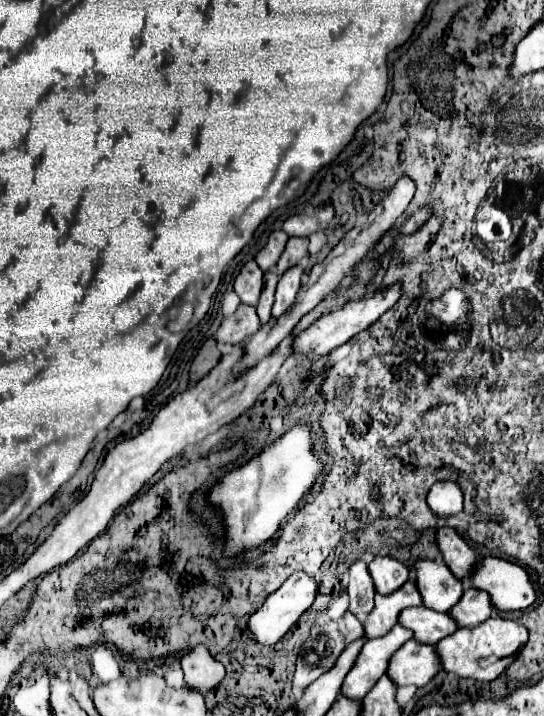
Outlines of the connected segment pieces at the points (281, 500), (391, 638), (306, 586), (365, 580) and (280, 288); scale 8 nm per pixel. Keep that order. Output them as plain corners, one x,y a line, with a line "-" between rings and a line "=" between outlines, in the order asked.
293,426
245,466
227,472
211,490
207,500
225,516
227,556
237,556
243,550
261,546
277,536
279,524
305,500
323,470
323,464
311,448
311,426
=
397,624
391,628
389,634
369,640
363,646
351,672
345,676
341,694
355,698
355,700
363,698
377,684
377,680
387,672
387,668
389,668
387,664
389,664
393,652
397,652
397,648
401,648
411,638
413,638
413,632
409,632
401,624
=
295,572
295,574
291,574
291,576
283,582
283,586
281,586
277,592
269,594
267,600
263,602
263,606
261,606
255,614
251,614
249,624
247,624
247,628
249,628
249,632
251,632
251,638
253,638
257,644
263,644
263,646
271,646
271,644
279,642
279,640
285,636
285,632
299,620
299,616
313,604
313,600
315,600
315,590
317,590
315,578
309,578
305,572
=
357,560
349,568
347,594
349,594
349,600
351,600
349,610
363,624
365,616
369,616
369,612
373,610
373,598
375,598
373,578
371,578
371,574
367,570
367,564
363,560
=
295,266
295,268
289,268
281,278
279,278
279,284
277,284
277,294
275,294
275,304
273,304
273,318
277,316
283,316
293,300
295,300
295,294
299,290
299,276
301,276
301,266

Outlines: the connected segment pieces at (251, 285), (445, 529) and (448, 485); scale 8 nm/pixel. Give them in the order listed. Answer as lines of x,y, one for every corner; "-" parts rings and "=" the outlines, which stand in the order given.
255,260
247,262
241,268
241,272
235,278
233,288
235,288
237,296
241,298
241,302
245,302
249,306
255,306
259,302
259,294
263,288
263,272
=
441,526
437,534
439,548
443,552
445,564
449,570
459,578
465,580
473,574
475,564
477,564
477,554
467,546
467,542
451,528
451,526
=
439,482
431,488
427,504
439,518
447,518
463,510
463,496
455,482

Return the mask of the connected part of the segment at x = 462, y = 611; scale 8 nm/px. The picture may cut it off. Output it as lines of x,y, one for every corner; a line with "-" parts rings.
469,588
459,600
457,608
449,612
459,626
479,626
493,614
493,604
489,594
479,588

